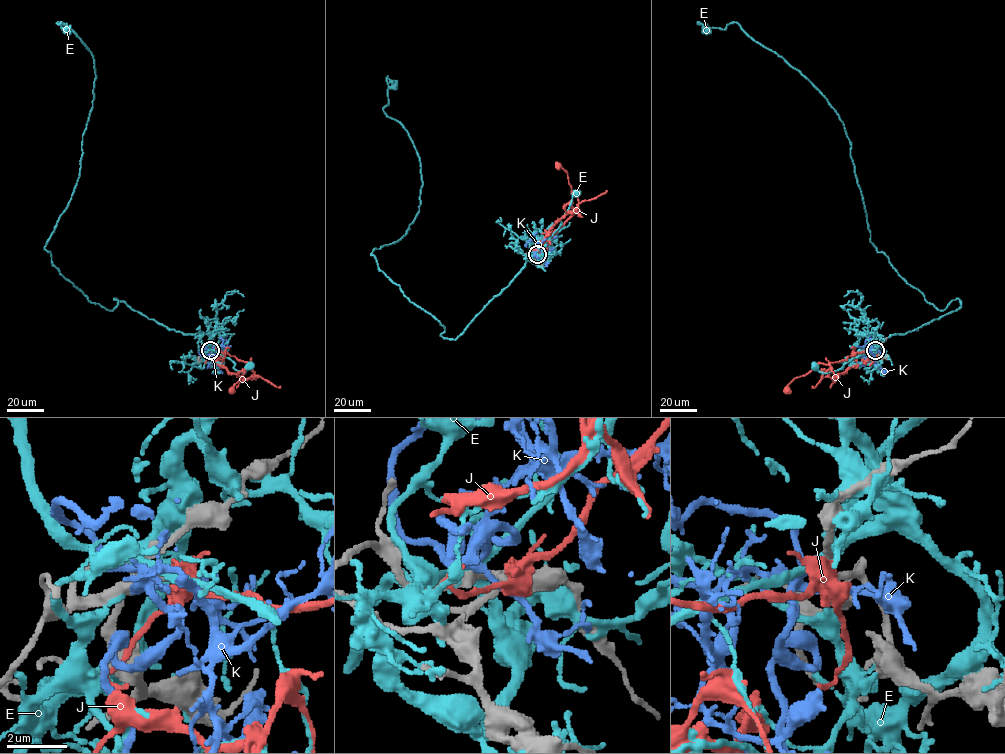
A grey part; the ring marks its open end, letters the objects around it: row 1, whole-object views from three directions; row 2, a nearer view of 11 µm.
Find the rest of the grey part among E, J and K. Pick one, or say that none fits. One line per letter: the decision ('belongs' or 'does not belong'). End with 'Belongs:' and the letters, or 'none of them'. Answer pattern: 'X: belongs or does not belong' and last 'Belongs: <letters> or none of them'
E: does not belong
J: belongs
K: does not belong
Belongs: J

